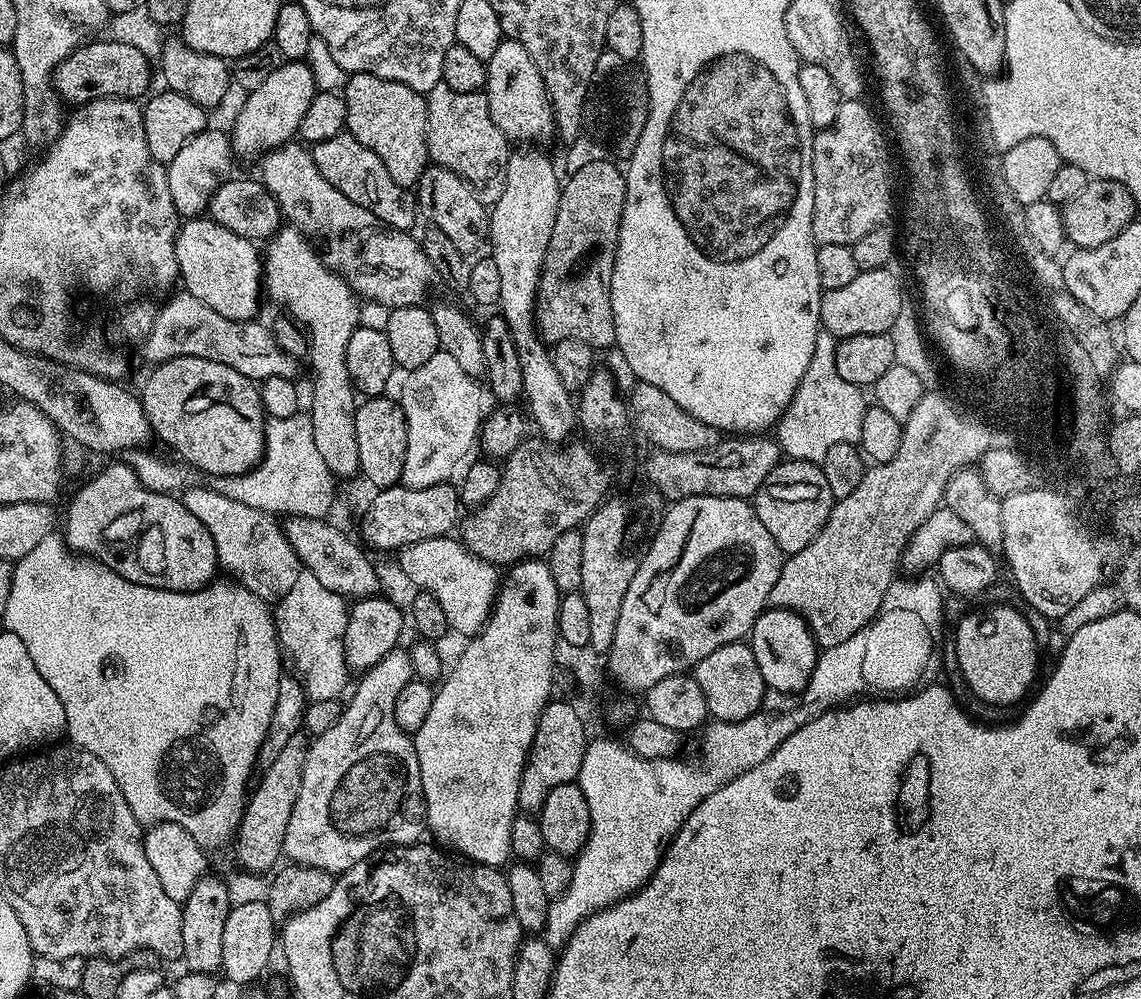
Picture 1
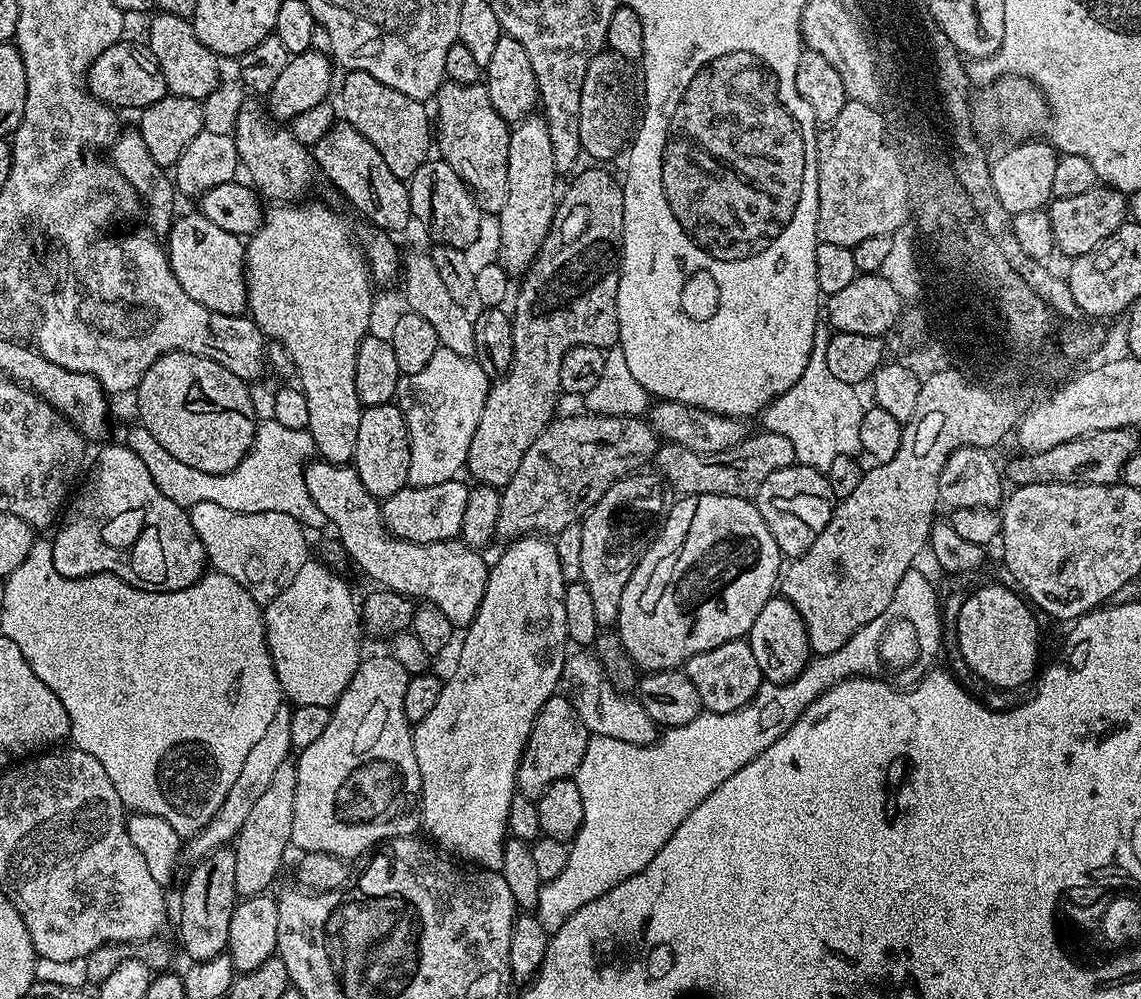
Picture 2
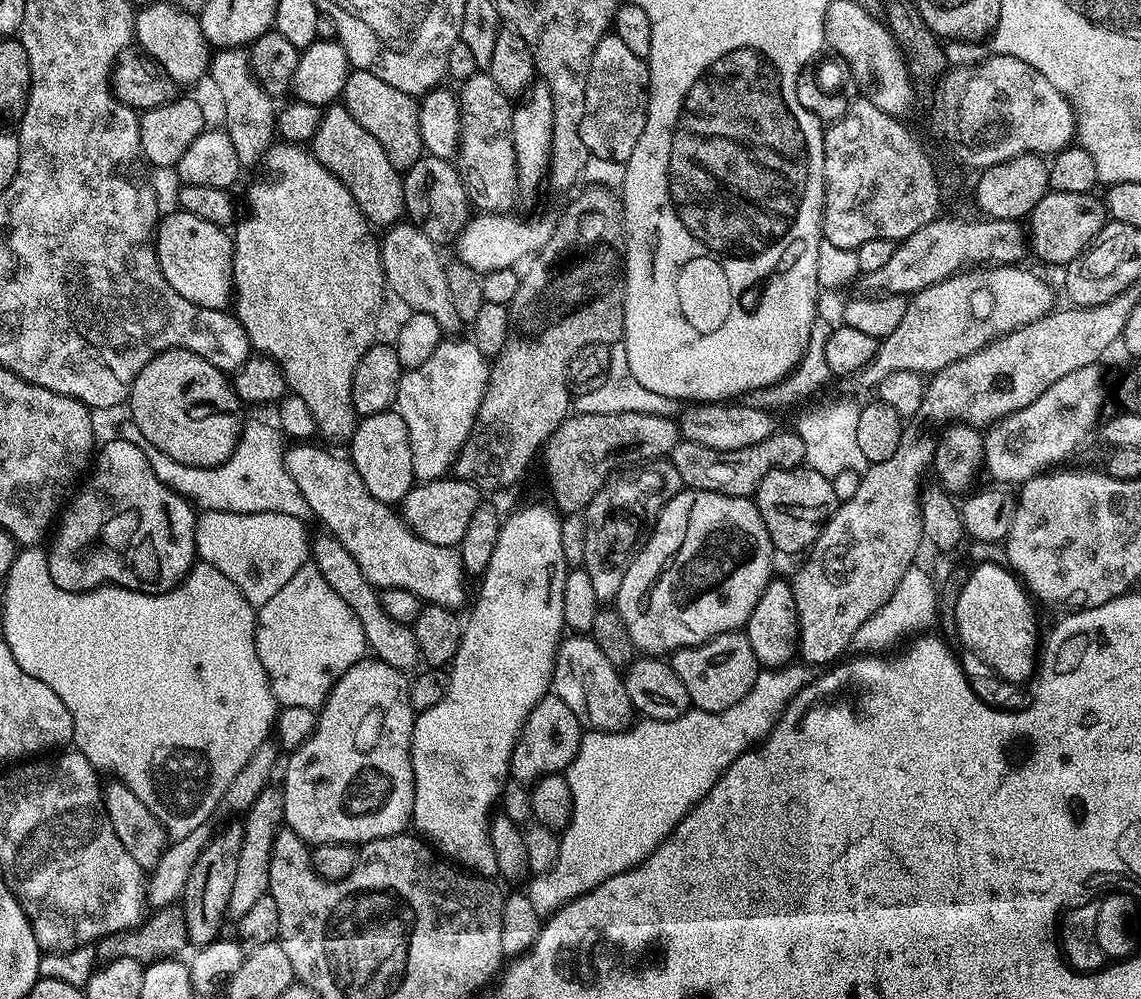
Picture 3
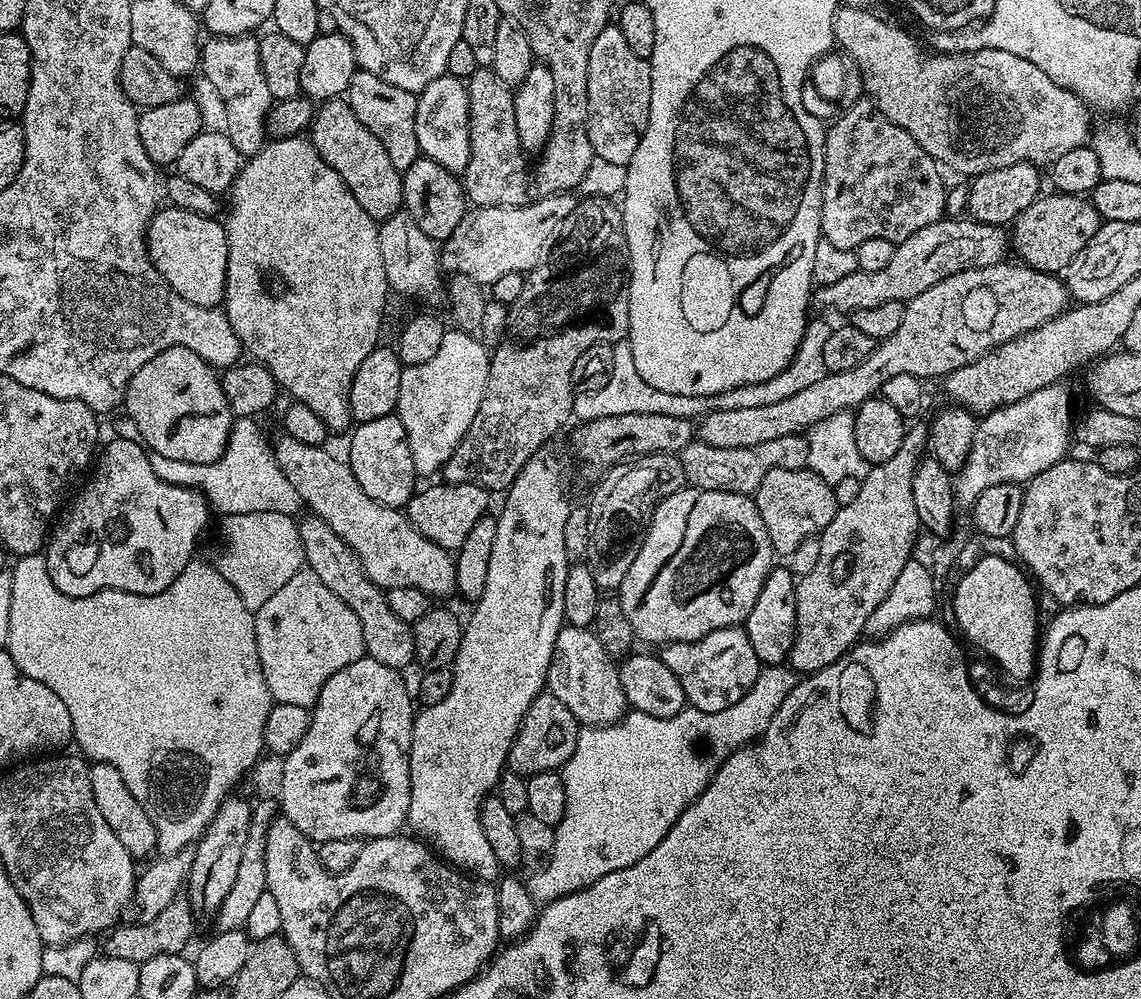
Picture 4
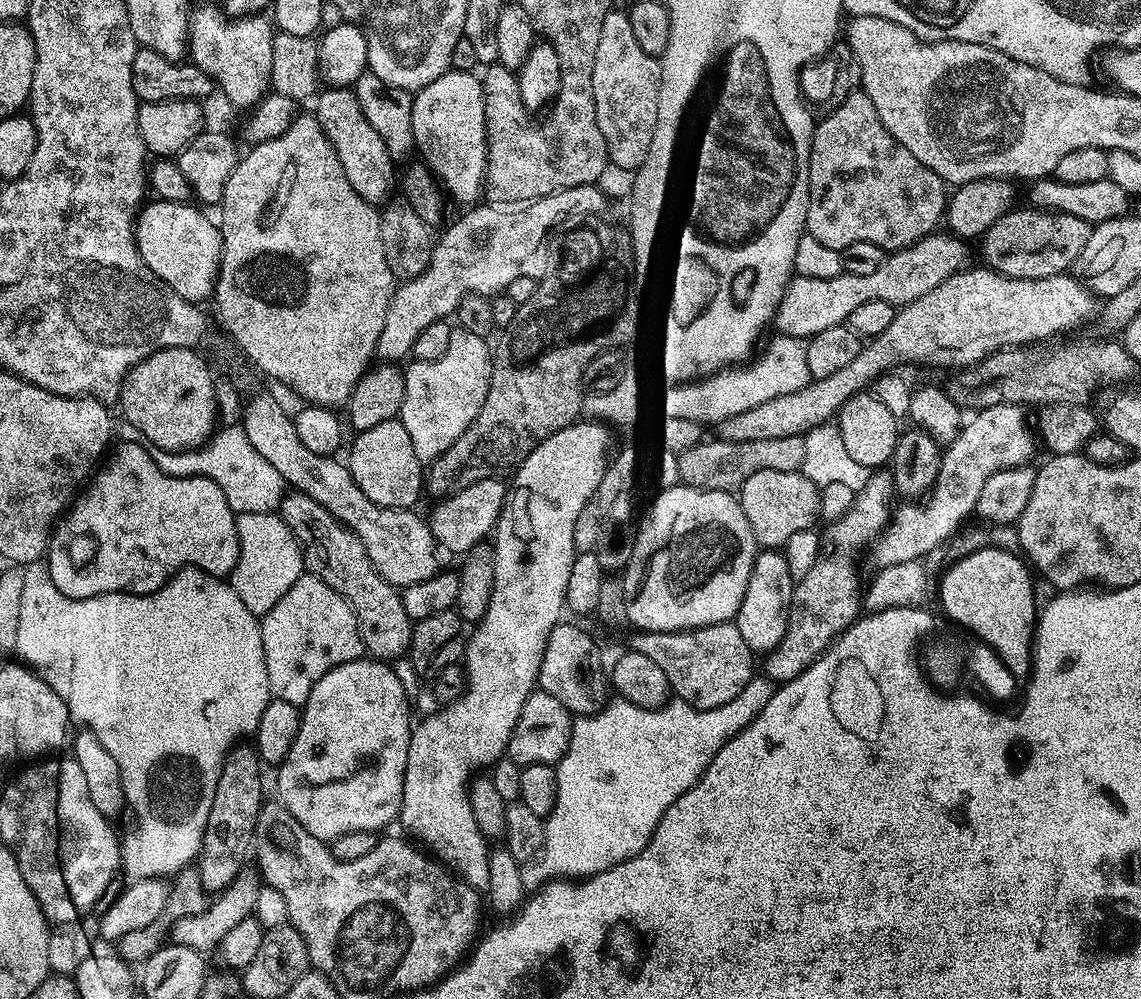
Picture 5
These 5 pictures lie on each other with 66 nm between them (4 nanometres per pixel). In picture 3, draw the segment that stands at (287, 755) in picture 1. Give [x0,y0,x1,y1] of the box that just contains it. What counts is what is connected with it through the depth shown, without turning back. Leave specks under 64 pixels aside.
[229,786,285,918]

